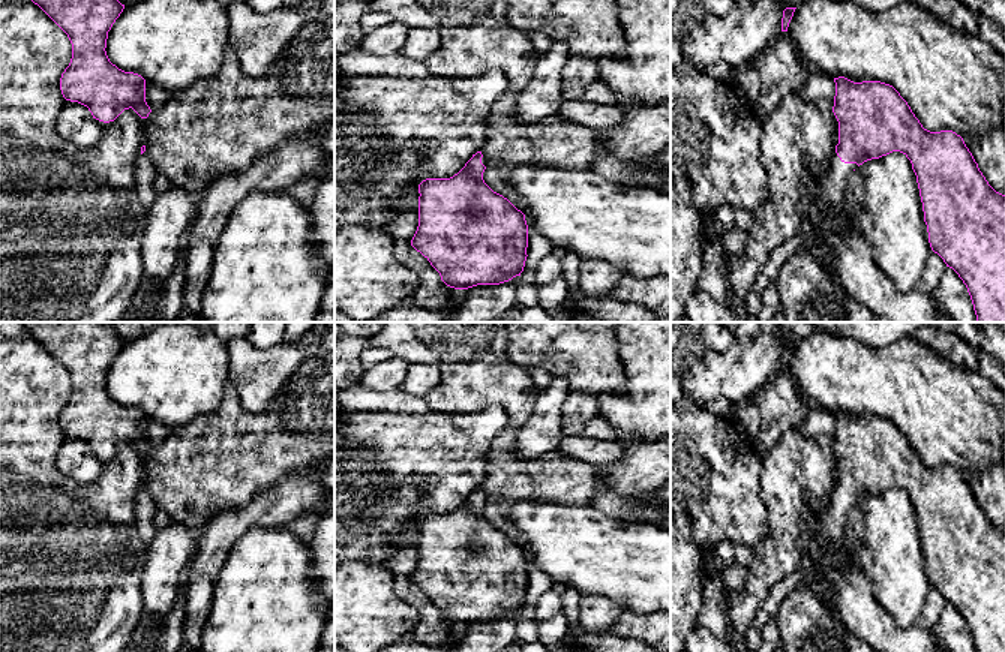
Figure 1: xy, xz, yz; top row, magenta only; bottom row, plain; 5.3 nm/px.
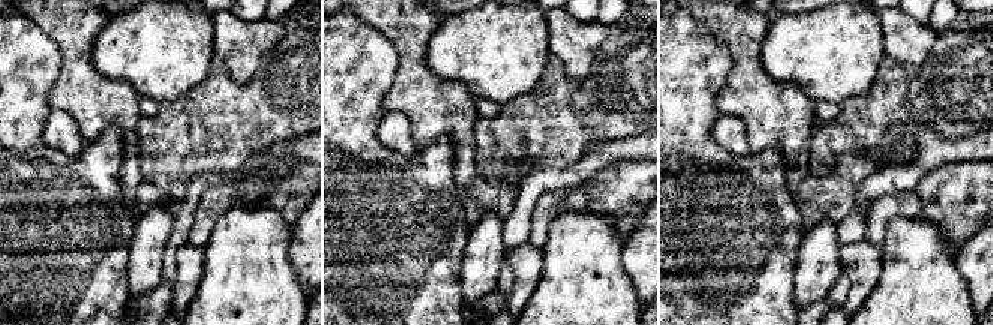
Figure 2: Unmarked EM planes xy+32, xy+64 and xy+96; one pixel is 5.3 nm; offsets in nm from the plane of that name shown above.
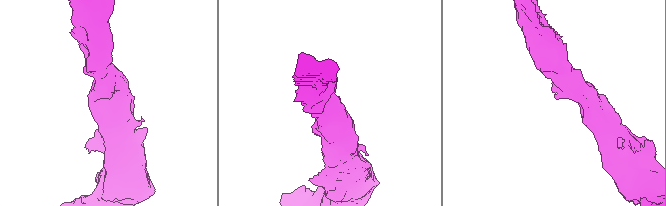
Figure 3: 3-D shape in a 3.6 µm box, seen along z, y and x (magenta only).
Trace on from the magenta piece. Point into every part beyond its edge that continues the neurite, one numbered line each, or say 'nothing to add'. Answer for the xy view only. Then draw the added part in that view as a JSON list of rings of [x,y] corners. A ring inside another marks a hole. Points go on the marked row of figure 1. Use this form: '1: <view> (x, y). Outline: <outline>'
1: xy (144, 171). Outline: [[[144,151],[135,160],[135,190],[141,205],[147,213],[150,211],[158,198],[158,193],[153,189],[154,177],[156,169],[152,165],[150,157]]]

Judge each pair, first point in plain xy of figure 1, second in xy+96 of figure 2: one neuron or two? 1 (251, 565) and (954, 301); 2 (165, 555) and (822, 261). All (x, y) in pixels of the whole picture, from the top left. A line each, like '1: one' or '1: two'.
1: one
2: one

